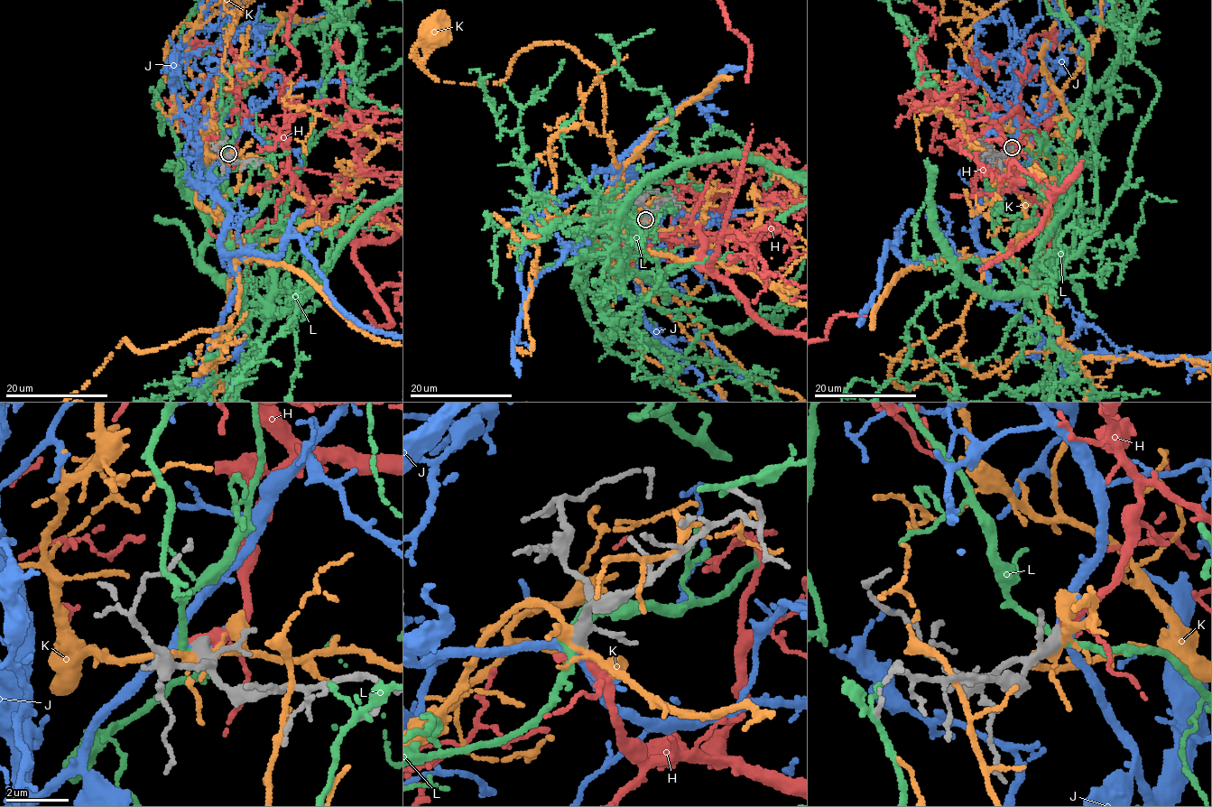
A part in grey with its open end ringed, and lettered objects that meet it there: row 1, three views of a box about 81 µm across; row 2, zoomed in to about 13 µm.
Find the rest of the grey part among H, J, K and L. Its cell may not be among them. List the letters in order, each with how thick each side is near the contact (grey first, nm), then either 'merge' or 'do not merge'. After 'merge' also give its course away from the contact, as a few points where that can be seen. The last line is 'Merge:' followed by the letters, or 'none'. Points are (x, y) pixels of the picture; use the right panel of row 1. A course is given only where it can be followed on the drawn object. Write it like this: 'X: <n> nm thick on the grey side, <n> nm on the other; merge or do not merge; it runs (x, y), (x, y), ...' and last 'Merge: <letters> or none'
H: 280 nm thick on the grey side, 480 nm on the other; merge
J: 280 nm thick on the grey side, 180 nm on the other; do not merge
K: 360 nm thick on the grey side, 240 nm on the other; do not merge
L: 320 nm thick on the grey side, 240 nm on the other; do not merge
Merge: H

